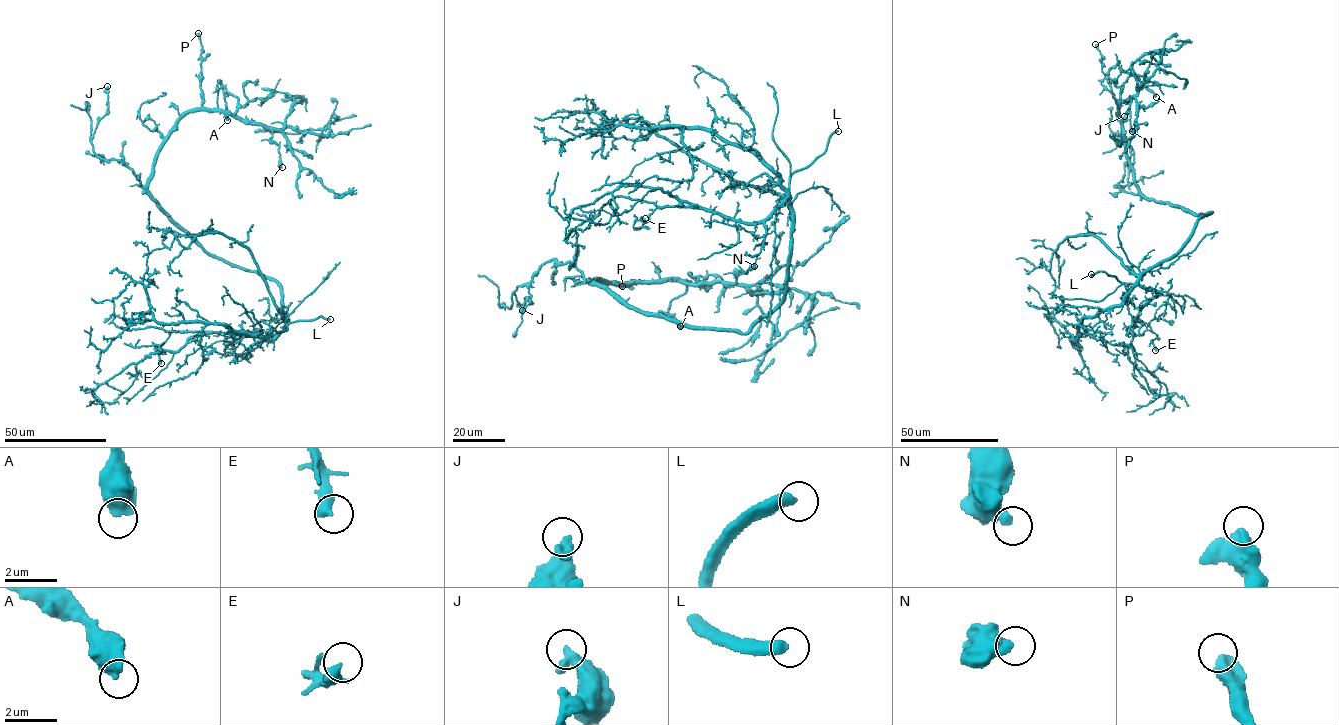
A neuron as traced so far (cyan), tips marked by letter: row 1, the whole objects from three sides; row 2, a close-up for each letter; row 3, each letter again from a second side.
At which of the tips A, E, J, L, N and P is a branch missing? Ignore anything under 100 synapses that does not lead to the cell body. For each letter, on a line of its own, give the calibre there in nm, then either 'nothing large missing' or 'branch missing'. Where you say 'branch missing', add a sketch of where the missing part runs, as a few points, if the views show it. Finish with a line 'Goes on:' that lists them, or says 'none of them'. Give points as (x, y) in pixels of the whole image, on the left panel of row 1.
A: 600 nm | nothing large missing
E: 480 nm | nothing large missing
J: 480 nm | nothing large missing
L: 400 nm | branch missing | (330, 319), (352, 313), (359, 307), (364, 310)
N: 400 nm | nothing large missing
P: 550 nm | nothing large missing
Goes on: L

